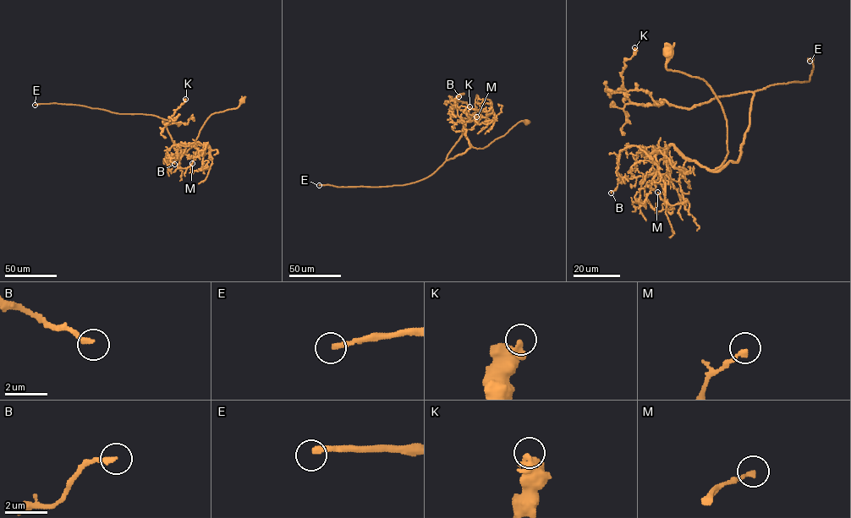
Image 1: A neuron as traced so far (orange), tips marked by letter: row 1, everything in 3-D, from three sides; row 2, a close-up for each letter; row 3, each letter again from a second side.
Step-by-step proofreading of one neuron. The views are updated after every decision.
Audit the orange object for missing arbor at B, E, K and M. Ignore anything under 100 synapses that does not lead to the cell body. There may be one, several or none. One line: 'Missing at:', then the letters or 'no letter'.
Missing at: E

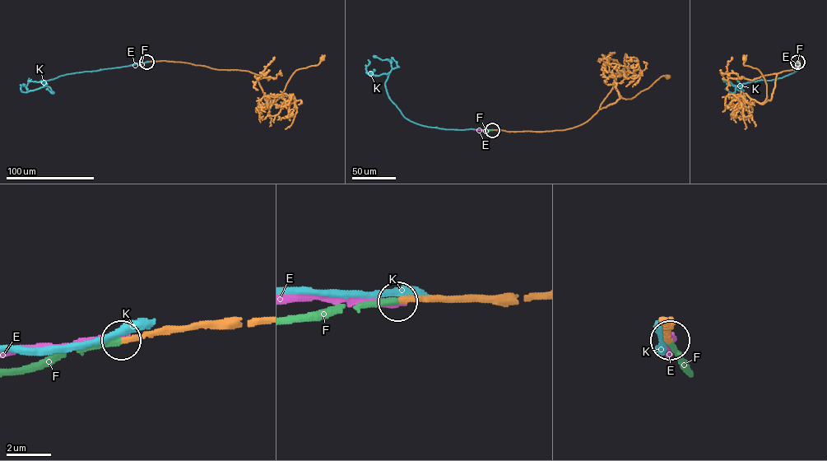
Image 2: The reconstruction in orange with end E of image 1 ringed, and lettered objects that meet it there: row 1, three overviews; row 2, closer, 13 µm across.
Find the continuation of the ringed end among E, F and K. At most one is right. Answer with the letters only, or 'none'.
F

